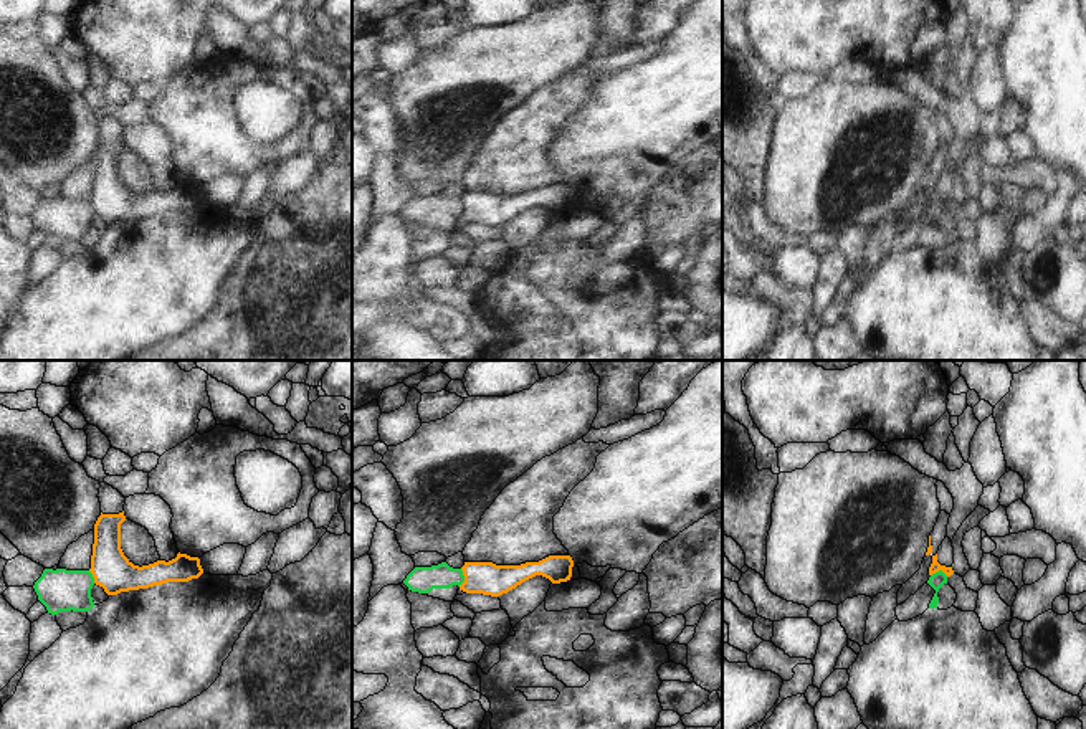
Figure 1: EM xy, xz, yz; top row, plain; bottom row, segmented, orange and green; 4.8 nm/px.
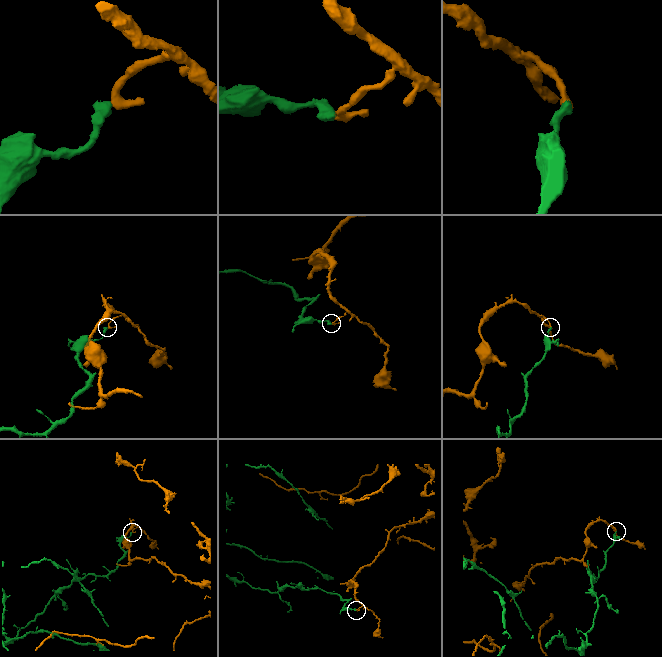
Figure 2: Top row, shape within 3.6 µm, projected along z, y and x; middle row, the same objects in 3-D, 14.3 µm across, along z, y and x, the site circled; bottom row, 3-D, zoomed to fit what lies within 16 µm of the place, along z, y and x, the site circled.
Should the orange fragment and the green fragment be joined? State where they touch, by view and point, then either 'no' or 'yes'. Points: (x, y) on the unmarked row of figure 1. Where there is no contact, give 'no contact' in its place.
contact xz (465, 207); no

